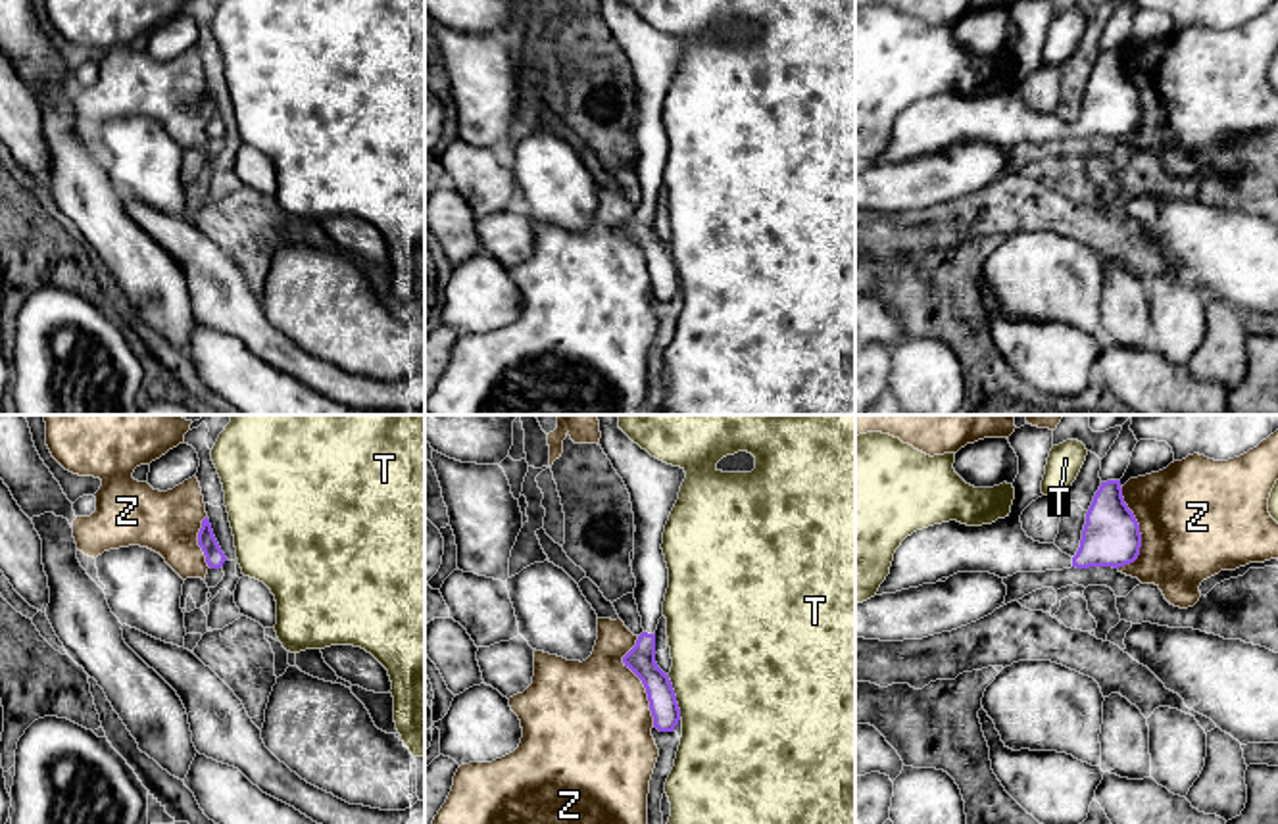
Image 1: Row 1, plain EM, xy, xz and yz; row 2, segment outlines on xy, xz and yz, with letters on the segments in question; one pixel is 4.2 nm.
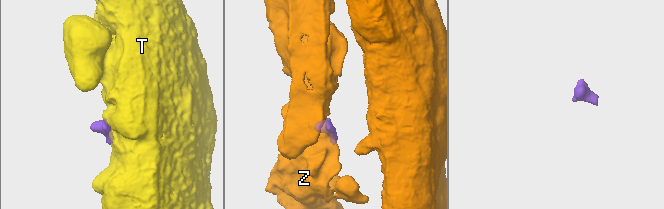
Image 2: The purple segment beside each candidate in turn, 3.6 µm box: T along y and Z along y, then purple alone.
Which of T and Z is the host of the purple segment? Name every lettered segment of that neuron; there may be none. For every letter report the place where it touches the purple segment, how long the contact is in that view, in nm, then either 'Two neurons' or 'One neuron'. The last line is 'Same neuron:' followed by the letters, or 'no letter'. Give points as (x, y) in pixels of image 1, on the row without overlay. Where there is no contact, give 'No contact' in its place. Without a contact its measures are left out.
T: Touches purple at xz (675, 266). Shared border 190 nm. Two neurons
Z: Touches purple at xz (642, 252). Shared border 400 nm. Two neurons
Same neuron: no letter

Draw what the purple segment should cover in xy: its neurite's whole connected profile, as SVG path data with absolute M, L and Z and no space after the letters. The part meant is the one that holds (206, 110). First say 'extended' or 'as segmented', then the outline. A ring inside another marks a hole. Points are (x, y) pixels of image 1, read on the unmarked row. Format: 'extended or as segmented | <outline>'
as segmented | M208 86L202 90L202 98L198 102L198 115L202 117L202 121L206 125L206 133L209 138L221 138L223 136L227 127L221 121L215 106L213 106L213 100L211 100Z

